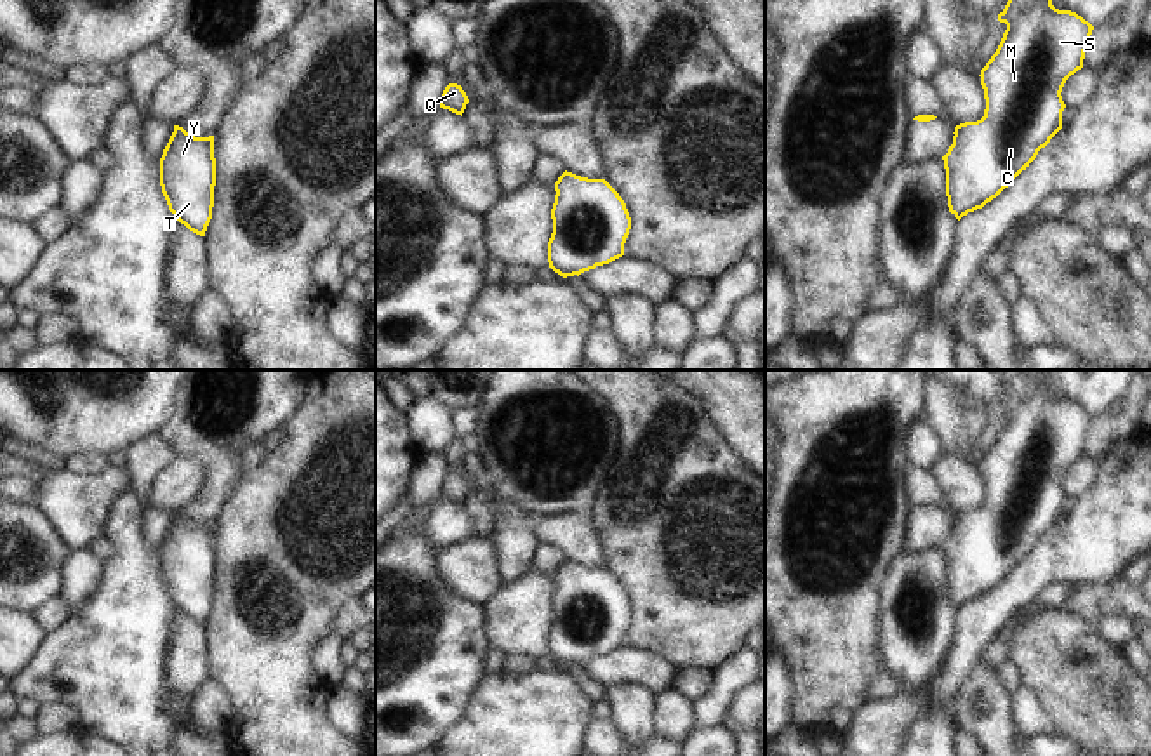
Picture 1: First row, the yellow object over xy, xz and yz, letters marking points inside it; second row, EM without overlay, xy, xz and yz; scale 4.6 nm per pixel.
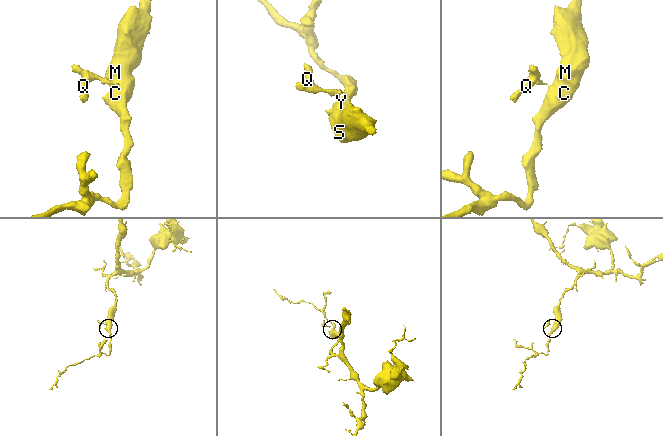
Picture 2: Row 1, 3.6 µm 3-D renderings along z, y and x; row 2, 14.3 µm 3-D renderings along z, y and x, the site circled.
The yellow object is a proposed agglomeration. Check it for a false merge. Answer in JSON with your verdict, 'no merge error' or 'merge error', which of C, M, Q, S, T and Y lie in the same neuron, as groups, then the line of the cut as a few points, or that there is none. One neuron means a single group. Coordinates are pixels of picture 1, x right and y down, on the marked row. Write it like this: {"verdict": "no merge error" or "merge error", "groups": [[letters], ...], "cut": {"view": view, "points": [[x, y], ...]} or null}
{"verdict": "merge error", "groups": [["C", "M", "S", "T", "Y"], ["Q"]], "cut": {"view": "yz", "points": [[957, 127], [953, 132]]}}

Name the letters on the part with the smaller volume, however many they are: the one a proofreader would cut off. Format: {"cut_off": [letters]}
{"cut_off": ["Q"]}

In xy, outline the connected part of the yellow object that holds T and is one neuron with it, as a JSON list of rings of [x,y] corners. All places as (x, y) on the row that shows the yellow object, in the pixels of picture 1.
[[[174,125],[160,158],[160,186],[174,217],[205,236],[214,207],[214,136],[195,137]]]

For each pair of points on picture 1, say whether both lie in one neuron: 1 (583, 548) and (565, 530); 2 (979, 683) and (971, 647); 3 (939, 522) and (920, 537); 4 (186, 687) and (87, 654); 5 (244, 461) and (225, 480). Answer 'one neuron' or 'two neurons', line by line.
1: one neuron
2: two neurons
3: one neuron
4: two neurons
5: two neurons

